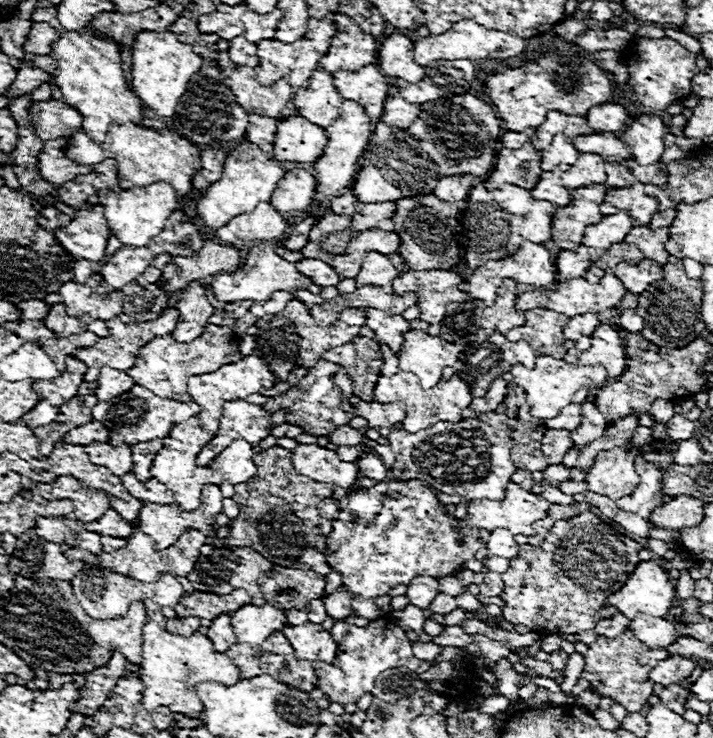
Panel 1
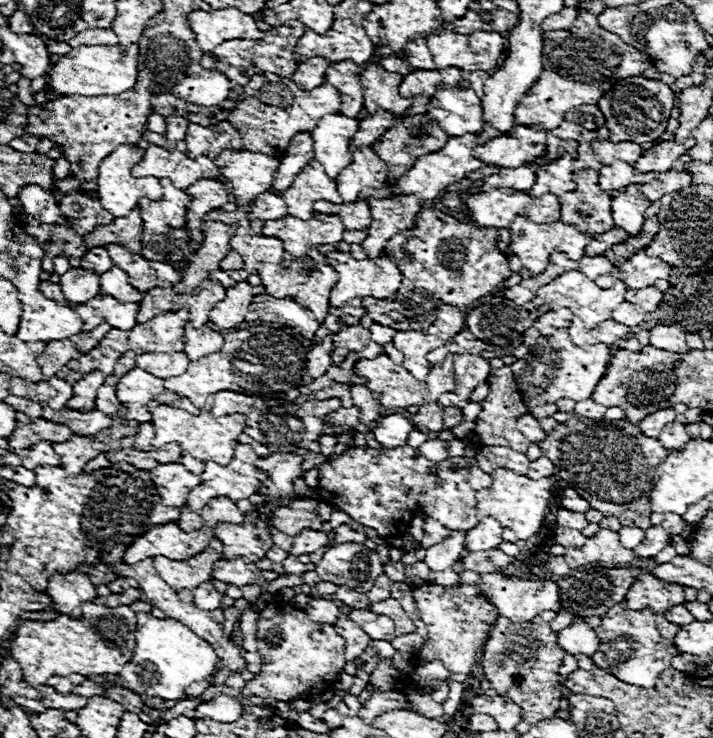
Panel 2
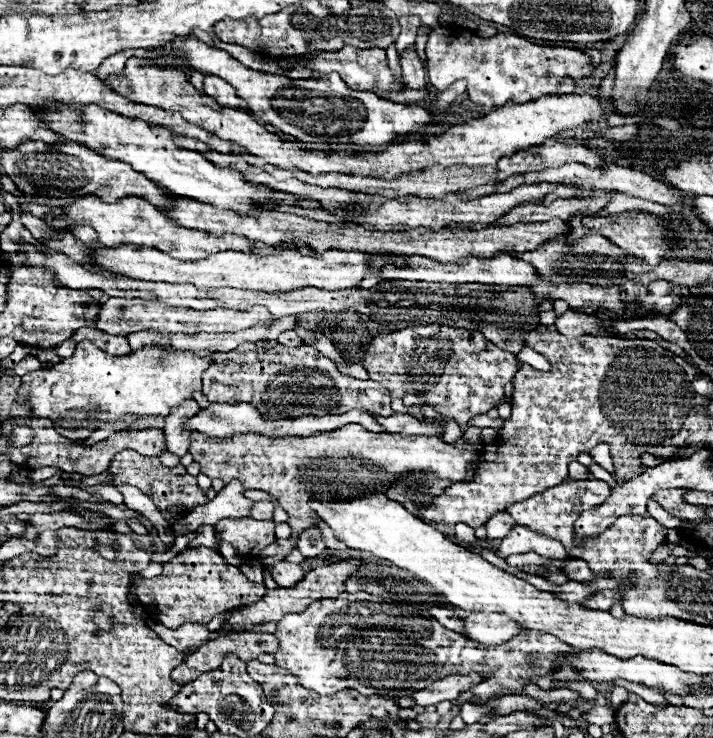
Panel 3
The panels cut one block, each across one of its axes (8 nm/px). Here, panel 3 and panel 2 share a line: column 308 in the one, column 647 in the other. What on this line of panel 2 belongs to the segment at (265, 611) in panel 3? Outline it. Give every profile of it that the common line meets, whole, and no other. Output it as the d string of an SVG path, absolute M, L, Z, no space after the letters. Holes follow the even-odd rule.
M642 572L626 592L626 604L630 608L650 606L656 612L664 612L670 606L684 602L684 590L680 584L670 584L656 578L652 572Z

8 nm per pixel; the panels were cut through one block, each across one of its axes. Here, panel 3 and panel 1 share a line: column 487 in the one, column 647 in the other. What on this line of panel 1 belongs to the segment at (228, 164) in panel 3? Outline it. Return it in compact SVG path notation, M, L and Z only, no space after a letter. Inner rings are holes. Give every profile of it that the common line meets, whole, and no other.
M634 184L630 188L622 188L622 190L610 188L606 192L606 202L600 205L600 211L604 216L612 215L618 212L617 208L630 212L630 216L640 220L642 224L648 224L652 220L652 216L658 212L658 200L644 194L642 184Z

